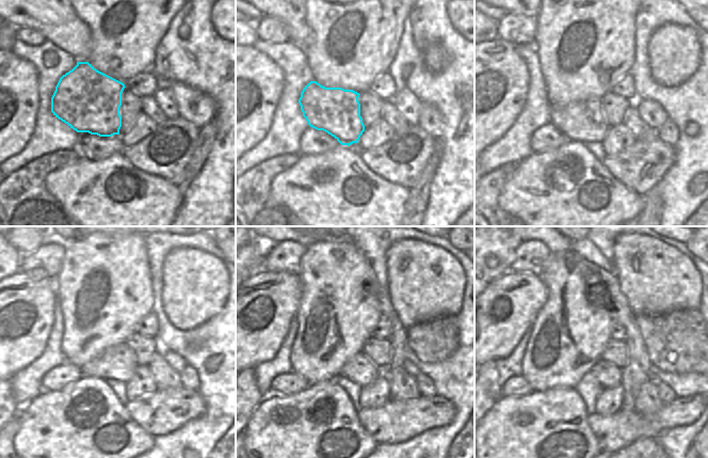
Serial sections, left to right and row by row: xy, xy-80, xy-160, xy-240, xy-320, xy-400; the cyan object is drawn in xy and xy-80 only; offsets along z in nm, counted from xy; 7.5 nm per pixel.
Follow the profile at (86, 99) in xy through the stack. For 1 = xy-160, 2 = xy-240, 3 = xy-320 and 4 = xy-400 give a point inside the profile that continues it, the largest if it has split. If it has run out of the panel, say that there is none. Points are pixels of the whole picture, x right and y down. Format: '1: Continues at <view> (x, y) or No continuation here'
1: Continues at xy-160 (584, 122)
2: Continues at xy-240 (117, 362)
3: Continues at xy-320 (359, 369)
4: Continues at xy-400 (608, 375).

